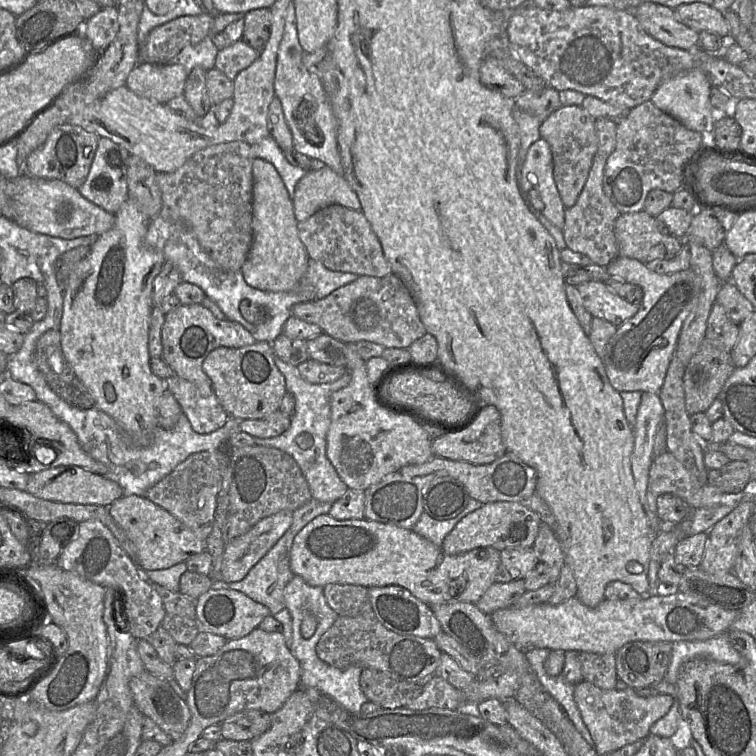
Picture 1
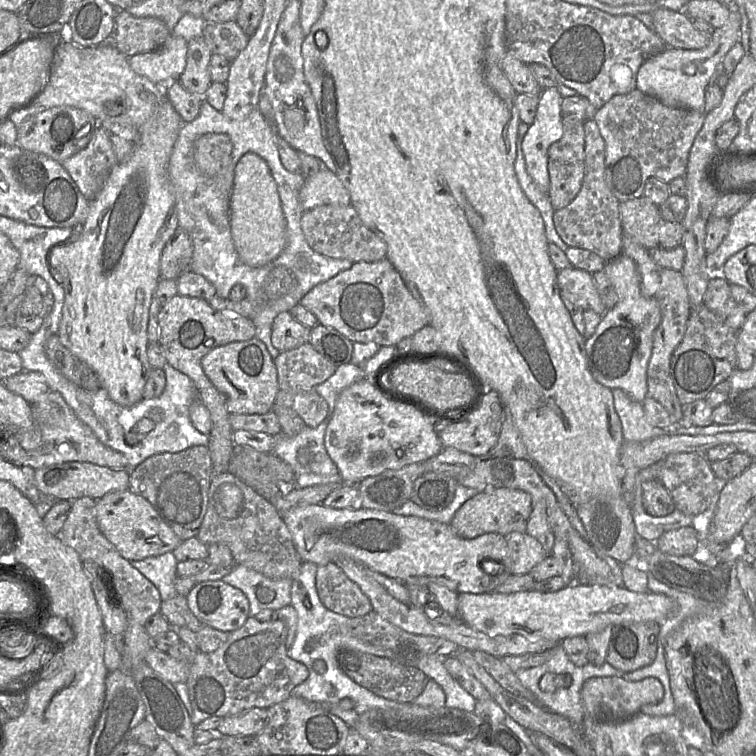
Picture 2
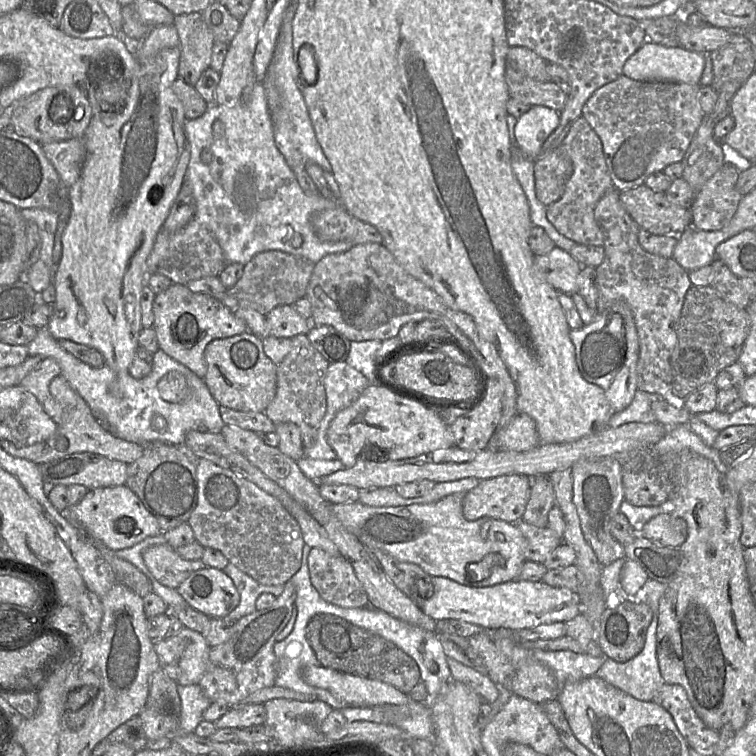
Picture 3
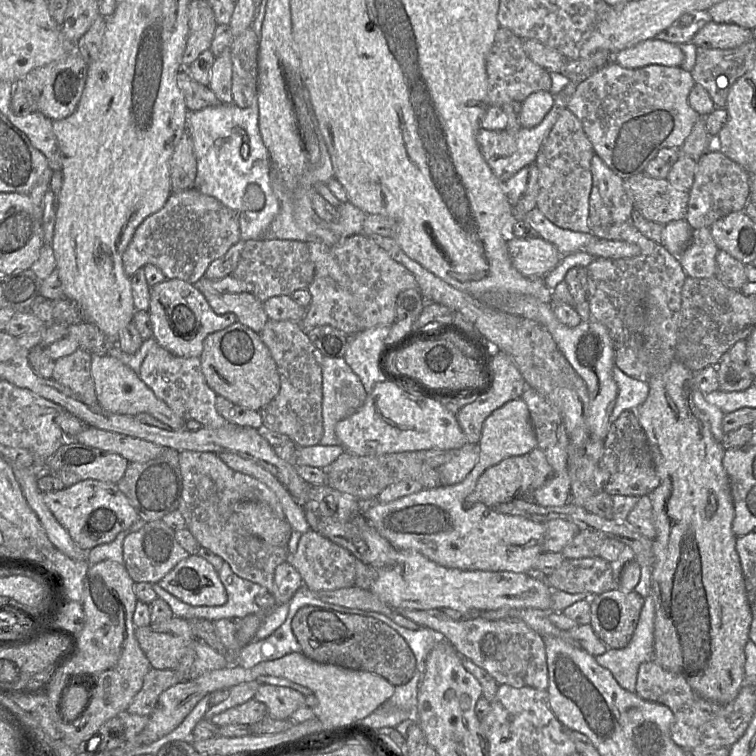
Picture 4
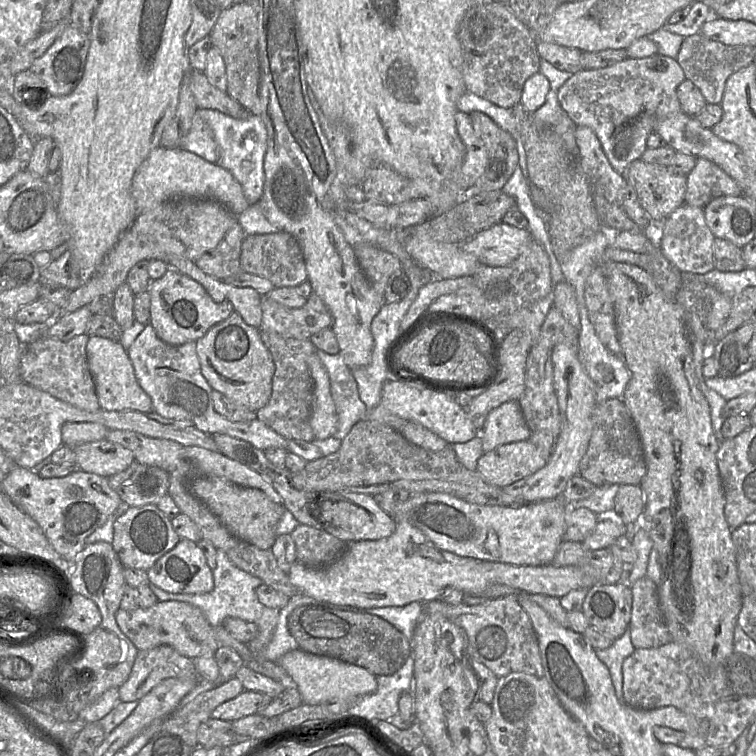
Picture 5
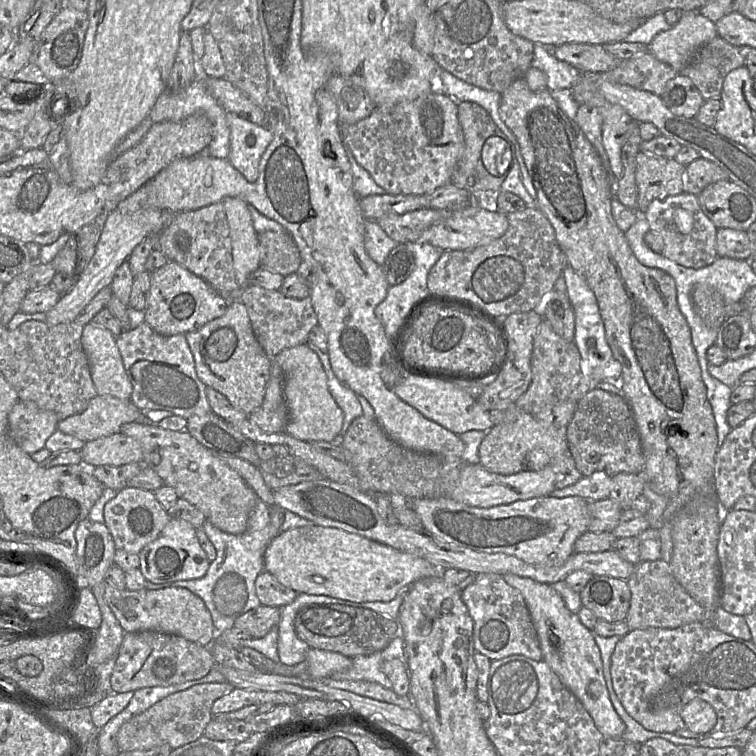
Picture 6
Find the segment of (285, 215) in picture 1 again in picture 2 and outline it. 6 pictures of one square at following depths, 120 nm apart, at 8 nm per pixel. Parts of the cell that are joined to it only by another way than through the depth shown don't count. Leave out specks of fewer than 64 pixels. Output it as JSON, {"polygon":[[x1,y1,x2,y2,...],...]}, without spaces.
{"polygon":[[256,153,245,154,236,164,230,195,230,225,236,251,249,266,271,264,285,247,286,221,277,184,266,161]]}

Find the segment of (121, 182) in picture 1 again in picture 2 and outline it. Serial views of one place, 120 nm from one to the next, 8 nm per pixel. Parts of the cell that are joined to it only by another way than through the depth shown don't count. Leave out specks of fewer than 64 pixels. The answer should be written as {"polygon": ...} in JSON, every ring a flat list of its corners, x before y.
{"polygon":[[97,127,89,144,65,160,62,166,81,193,88,200,93,200,118,162,110,136,103,128]]}

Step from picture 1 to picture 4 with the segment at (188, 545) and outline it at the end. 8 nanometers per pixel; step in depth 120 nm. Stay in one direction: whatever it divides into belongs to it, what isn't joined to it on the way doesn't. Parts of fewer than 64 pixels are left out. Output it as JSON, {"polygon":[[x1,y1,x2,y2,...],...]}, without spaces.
{"polygon":[[93,479,80,480,60,491,43,492,43,498,57,521,67,530,72,540,83,550,112,542,122,531,141,529,143,522,125,494,112,482]]}

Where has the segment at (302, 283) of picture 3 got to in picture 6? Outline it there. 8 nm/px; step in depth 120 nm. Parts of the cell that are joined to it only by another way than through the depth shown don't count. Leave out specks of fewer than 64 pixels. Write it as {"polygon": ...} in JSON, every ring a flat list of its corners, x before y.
{"polygon":[[266,231,258,235,260,268,283,277,296,273,302,263,300,252,286,231]]}

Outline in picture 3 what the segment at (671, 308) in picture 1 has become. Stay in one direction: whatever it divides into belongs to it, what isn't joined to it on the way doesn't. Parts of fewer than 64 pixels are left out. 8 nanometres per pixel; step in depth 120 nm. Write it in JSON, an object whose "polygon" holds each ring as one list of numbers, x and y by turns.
{"polygon":[[623,301,615,302,608,309,597,312,590,324,578,330,571,329,569,336,582,377,603,389,614,413,629,406,638,390,636,365,639,357,639,340,630,307]]}

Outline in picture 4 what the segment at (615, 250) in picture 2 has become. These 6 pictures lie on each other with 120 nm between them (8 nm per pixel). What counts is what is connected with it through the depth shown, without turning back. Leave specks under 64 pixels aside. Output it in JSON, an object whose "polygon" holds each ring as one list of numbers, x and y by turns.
{"polygon":[[563,109,543,141,534,165,539,171,537,208,556,226,576,232,590,232,589,198,592,189,591,160,595,151,581,122]]}

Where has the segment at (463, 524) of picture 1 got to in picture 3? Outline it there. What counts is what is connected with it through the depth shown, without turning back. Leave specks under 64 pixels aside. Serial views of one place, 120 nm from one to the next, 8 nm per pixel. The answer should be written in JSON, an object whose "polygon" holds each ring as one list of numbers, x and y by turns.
{"polygon":[[504,475,481,480,479,484,466,493,462,501,462,514,468,521,475,521,483,517,502,520,517,524,522,520,530,496,530,478,524,475]]}

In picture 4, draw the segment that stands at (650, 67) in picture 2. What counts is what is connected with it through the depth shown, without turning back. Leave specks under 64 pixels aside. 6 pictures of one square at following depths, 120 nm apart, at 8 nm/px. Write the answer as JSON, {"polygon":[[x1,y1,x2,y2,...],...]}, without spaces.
{"polygon":[[651,39,620,51,612,62,623,68,637,69,649,65,680,67,683,61,684,54,678,45]]}

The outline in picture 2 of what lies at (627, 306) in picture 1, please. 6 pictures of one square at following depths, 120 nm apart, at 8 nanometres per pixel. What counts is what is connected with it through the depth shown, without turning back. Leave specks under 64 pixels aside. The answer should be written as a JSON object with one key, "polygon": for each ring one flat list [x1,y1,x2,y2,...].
{"polygon":[[576,267,557,272,557,284,561,293,583,310,592,310,603,316,609,309,603,304,595,286,592,273]]}

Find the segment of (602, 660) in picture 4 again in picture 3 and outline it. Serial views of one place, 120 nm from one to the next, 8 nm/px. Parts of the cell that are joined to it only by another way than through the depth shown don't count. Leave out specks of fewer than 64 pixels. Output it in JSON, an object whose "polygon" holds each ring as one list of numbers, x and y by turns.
{"polygon":[[653,612,642,651,626,662,606,658,596,676,641,701,653,701,657,690,665,683,657,658,658,619]]}

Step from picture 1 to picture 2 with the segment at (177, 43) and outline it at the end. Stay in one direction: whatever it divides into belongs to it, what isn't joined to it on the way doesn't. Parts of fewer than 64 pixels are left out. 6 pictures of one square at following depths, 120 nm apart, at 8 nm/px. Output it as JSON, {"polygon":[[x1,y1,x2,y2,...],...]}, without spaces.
{"polygon":[[117,10,112,42,128,58,161,48,172,29,160,19,136,18,128,10]]}

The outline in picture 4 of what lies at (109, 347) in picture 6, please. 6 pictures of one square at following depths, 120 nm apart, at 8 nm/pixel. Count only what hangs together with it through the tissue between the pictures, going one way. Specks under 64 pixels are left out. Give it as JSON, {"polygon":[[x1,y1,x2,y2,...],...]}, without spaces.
{"polygon":[[92,355,91,372,98,402,104,409,131,416,147,413,167,424,172,430,185,429,185,420,159,399,132,368,117,358,109,355]]}

